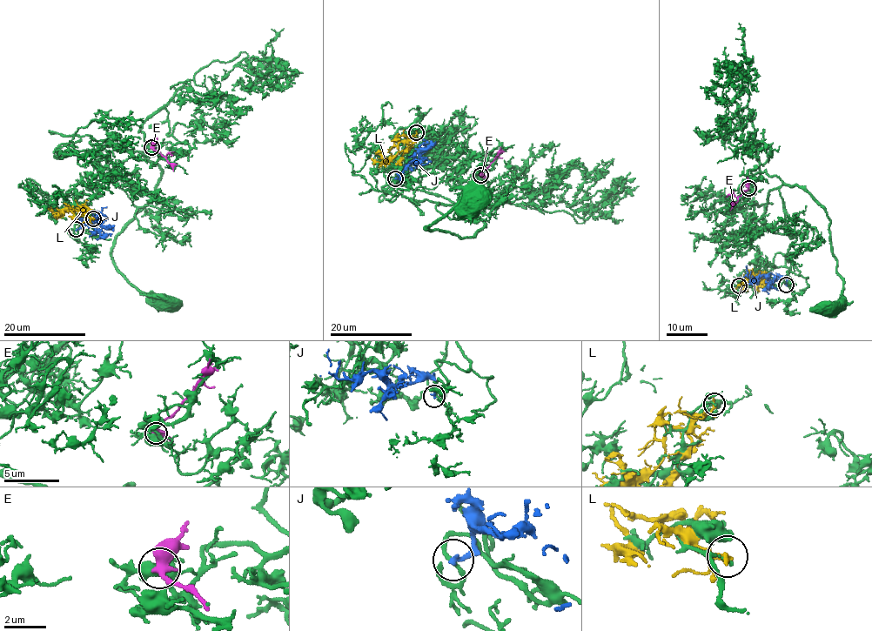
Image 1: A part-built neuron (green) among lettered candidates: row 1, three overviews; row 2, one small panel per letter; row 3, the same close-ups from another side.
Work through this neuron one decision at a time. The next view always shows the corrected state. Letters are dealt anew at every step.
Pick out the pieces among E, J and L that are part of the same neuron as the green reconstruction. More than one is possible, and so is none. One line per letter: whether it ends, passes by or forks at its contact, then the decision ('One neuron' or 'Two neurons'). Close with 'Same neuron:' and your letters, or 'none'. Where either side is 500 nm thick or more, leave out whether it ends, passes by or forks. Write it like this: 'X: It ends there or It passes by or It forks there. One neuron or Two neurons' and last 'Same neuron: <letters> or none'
E: It passes by. Two neurons
J: It ends there. One neuron
L: It passes by. Two neurons
Same neuron: J

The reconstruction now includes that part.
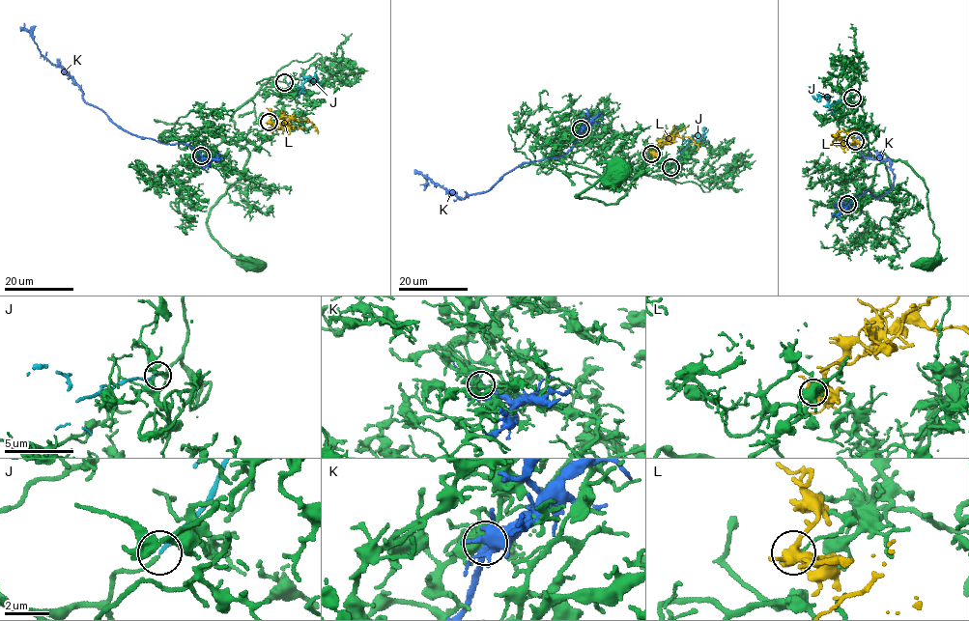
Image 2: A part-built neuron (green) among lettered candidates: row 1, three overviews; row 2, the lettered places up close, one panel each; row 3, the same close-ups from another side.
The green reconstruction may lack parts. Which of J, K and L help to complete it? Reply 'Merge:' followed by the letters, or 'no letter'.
Merge: J

